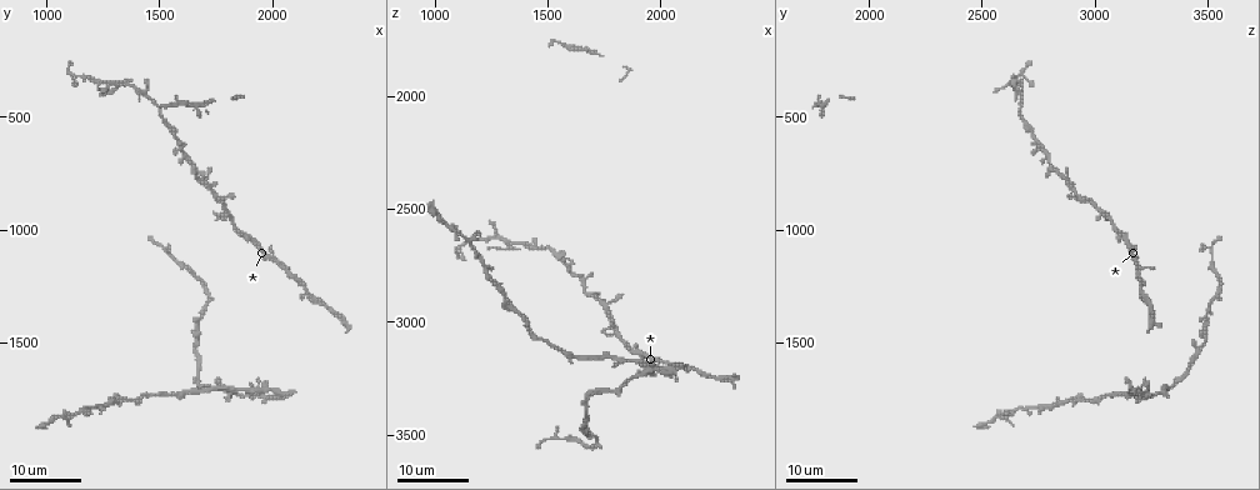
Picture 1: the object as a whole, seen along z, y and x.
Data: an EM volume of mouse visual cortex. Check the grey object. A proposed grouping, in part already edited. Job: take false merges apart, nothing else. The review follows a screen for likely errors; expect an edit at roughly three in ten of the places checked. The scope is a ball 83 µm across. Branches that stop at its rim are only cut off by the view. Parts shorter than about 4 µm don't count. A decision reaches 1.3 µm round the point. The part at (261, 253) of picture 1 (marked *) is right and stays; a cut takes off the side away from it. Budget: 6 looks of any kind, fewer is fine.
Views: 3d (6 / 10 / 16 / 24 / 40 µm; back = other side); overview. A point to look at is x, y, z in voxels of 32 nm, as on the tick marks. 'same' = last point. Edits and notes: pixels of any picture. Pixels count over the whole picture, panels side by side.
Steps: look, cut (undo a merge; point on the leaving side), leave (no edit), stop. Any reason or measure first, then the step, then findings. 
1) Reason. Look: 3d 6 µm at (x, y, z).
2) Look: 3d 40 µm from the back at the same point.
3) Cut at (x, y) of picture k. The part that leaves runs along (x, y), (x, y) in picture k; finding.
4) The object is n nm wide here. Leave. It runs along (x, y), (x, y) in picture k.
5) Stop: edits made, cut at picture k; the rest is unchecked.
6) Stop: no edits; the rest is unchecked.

Two arms in line, one across. Look: 3d 24 µm at (2170, 1300, 3210).

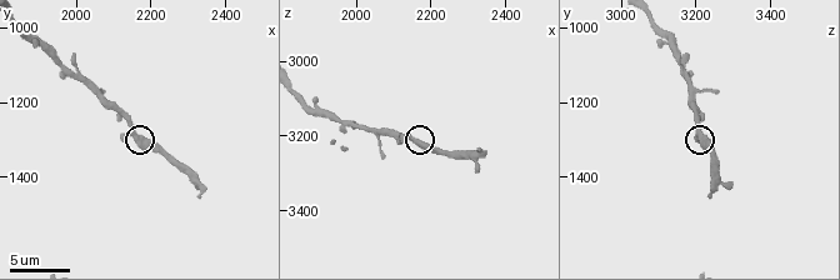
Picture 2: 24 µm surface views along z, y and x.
Look: 3d 6 µm at (2160, 1300, 3220).

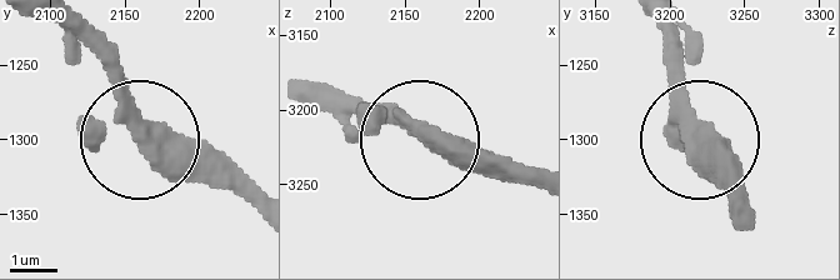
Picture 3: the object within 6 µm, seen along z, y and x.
Leave. It runs along (59, 23), (110, 83), (130, 130), (190, 146), (234, 186) in picture 3; one cell here.

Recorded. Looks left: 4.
Four-way junction. Look: 3d 16 µm at (1650, 720, 2800).

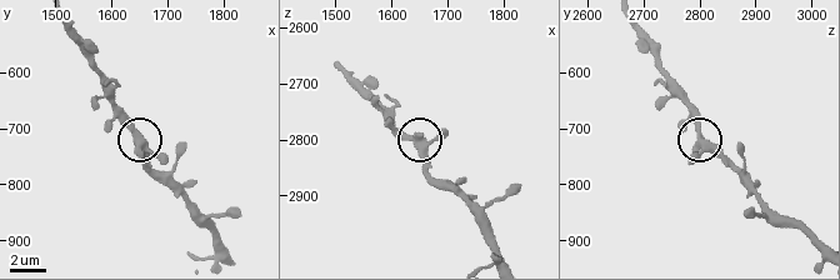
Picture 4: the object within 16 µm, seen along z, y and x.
Look: 3d 10 µm at (1650, 715, 2805).

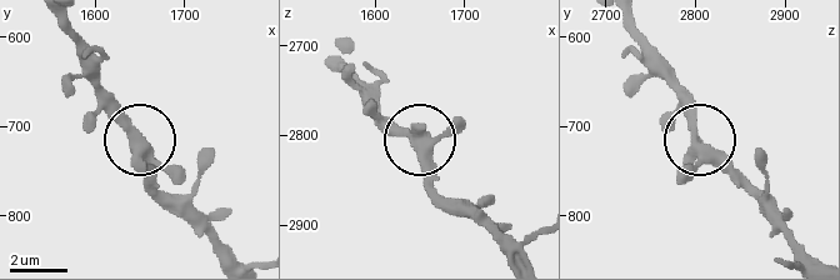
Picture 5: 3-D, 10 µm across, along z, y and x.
Leave. It runs along (225, 256), (161, 200), (151, 156), (99, 94) in picture 5; all the same cell.

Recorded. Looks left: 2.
Stop: no edits; the rest is unchecked.

